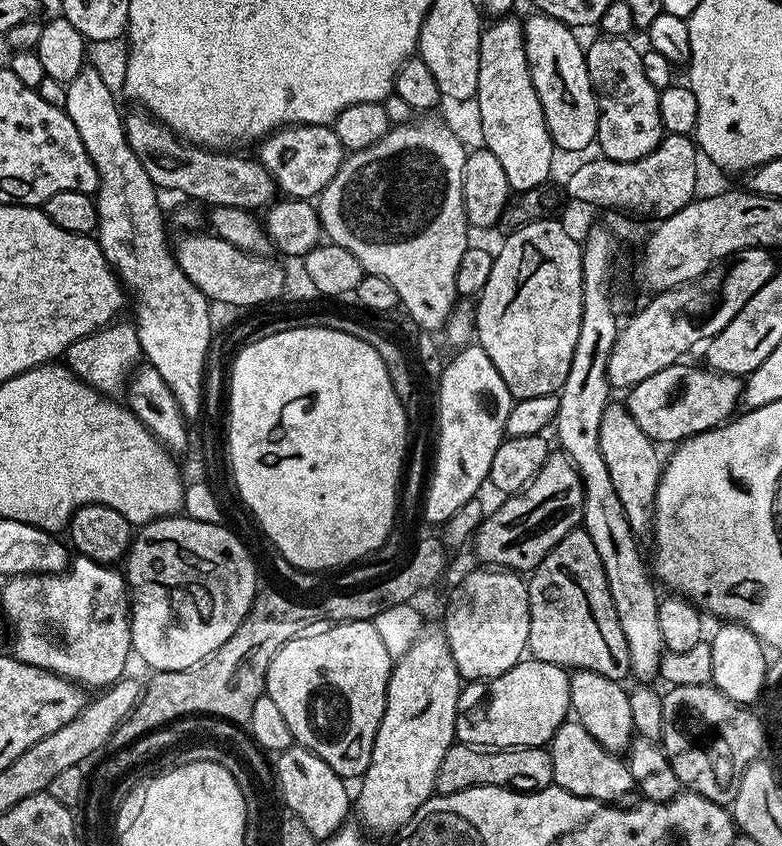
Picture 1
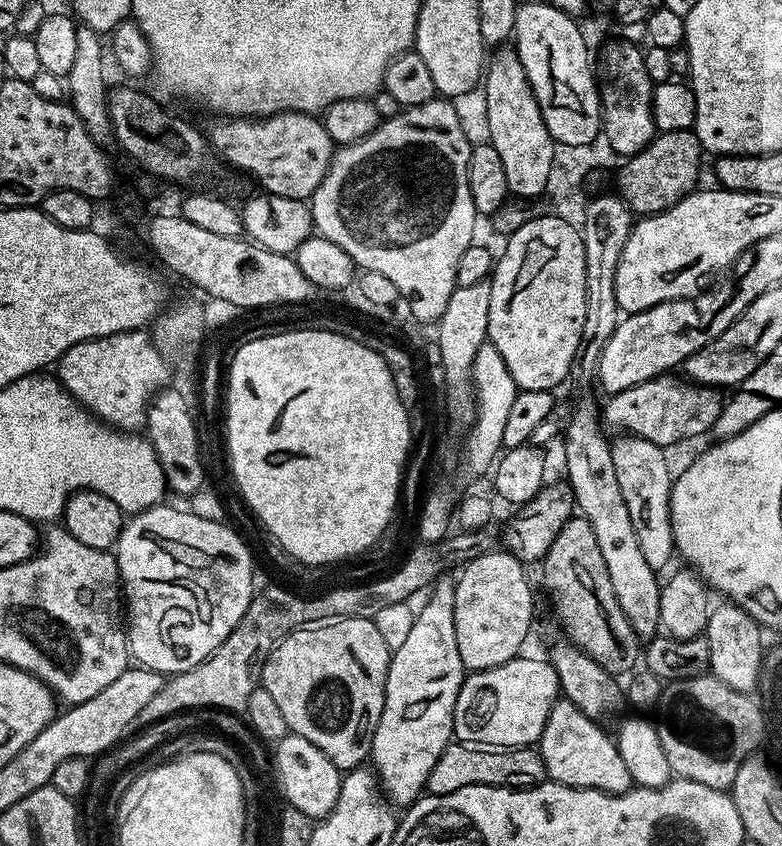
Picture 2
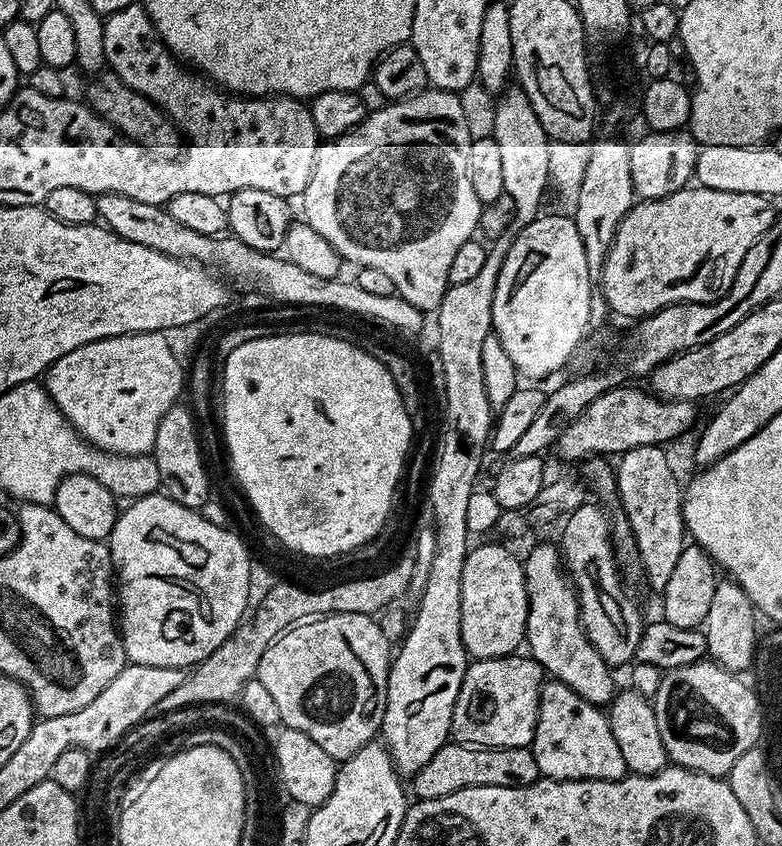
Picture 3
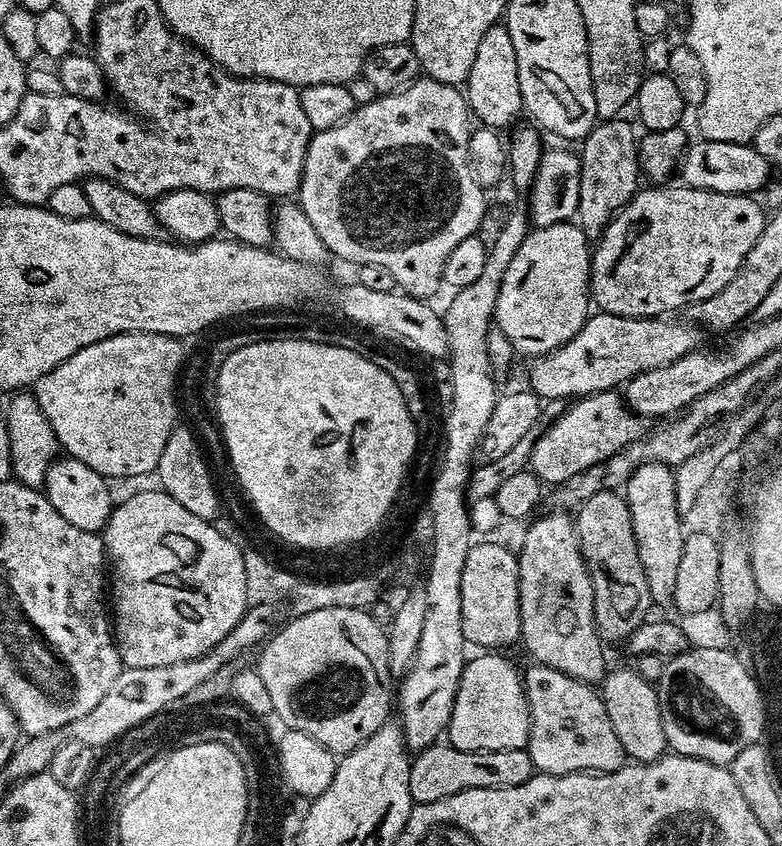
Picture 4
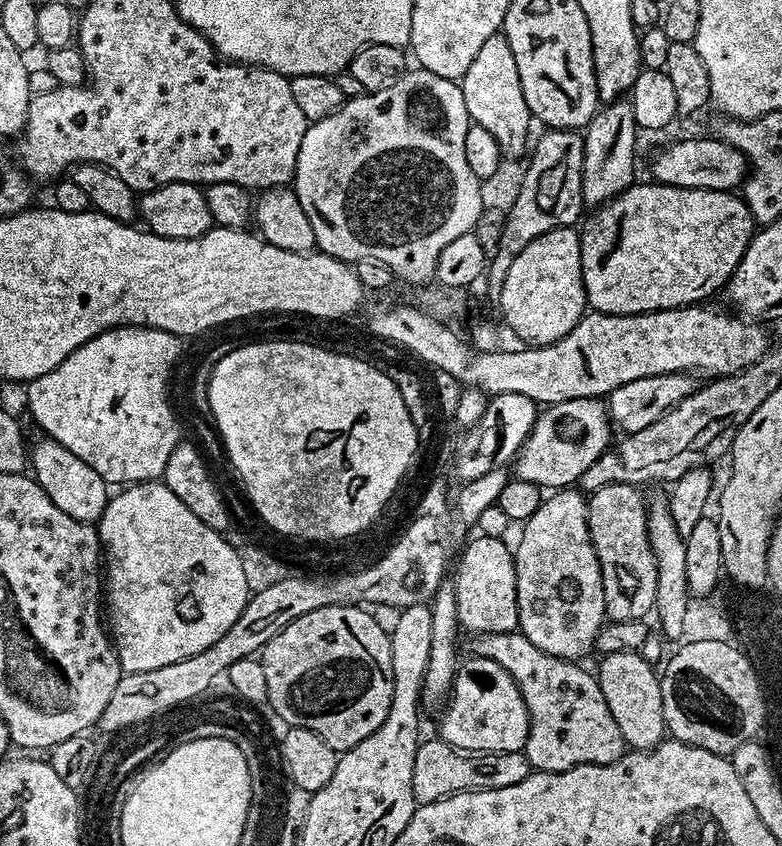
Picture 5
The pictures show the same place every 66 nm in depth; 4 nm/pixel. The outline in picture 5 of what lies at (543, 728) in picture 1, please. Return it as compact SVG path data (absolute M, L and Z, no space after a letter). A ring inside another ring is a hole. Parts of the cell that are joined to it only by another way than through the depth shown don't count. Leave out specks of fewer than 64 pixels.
M481 656L456 669L456 681L446 701L448 709L440 720L439 739L462 752L523 752L528 737L526 702L514 678L498 662Z

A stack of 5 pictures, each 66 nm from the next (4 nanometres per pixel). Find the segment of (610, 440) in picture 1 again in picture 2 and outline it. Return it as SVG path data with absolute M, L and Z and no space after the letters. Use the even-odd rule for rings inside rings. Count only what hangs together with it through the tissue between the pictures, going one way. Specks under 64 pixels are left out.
M620 434L611 441L612 457L614 458L614 470L618 470L618 487L622 489L622 498L626 502L626 510L630 510L630 522L634 525L634 534L638 534L638 546L646 562L652 568L663 570L671 562L676 552L676 543L672 533L670 522L670 494L672 493L672 481L674 472L668 469L668 460L665 449L659 444L650 442L646 438Z

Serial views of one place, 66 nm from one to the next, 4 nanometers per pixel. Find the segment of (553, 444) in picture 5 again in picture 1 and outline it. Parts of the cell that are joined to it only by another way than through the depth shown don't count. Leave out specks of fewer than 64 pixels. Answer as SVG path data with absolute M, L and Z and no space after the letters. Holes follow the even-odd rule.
M688 363L666 366L666 370L658 370L658 374L650 374L650 378L627 389L629 414L634 422L638 422L642 434L649 436L657 445L676 446L699 432L727 424L741 407L740 395L744 393L741 377L714 372L707 366L695 368Z

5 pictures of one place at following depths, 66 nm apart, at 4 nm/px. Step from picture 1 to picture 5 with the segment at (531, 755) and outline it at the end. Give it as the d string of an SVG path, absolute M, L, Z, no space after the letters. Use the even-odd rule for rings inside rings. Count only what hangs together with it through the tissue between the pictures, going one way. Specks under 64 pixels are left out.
M433 738L421 739L414 754L412 797L417 805L438 802L459 792L502 790L502 786L515 786L528 776L528 759L523 752L462 752L451 748L446 741Z

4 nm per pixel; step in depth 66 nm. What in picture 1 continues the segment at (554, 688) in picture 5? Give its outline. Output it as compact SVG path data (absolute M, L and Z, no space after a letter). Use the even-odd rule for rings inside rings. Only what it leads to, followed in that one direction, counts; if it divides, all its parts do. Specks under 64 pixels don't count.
M569 718L554 734L552 743L547 745L548 753L554 766L553 785L562 790L570 790L570 794L589 796L601 800L604 804L628 806L633 803L638 789L634 782L634 774L630 774L627 763L617 753L608 752L590 735L586 726Z

